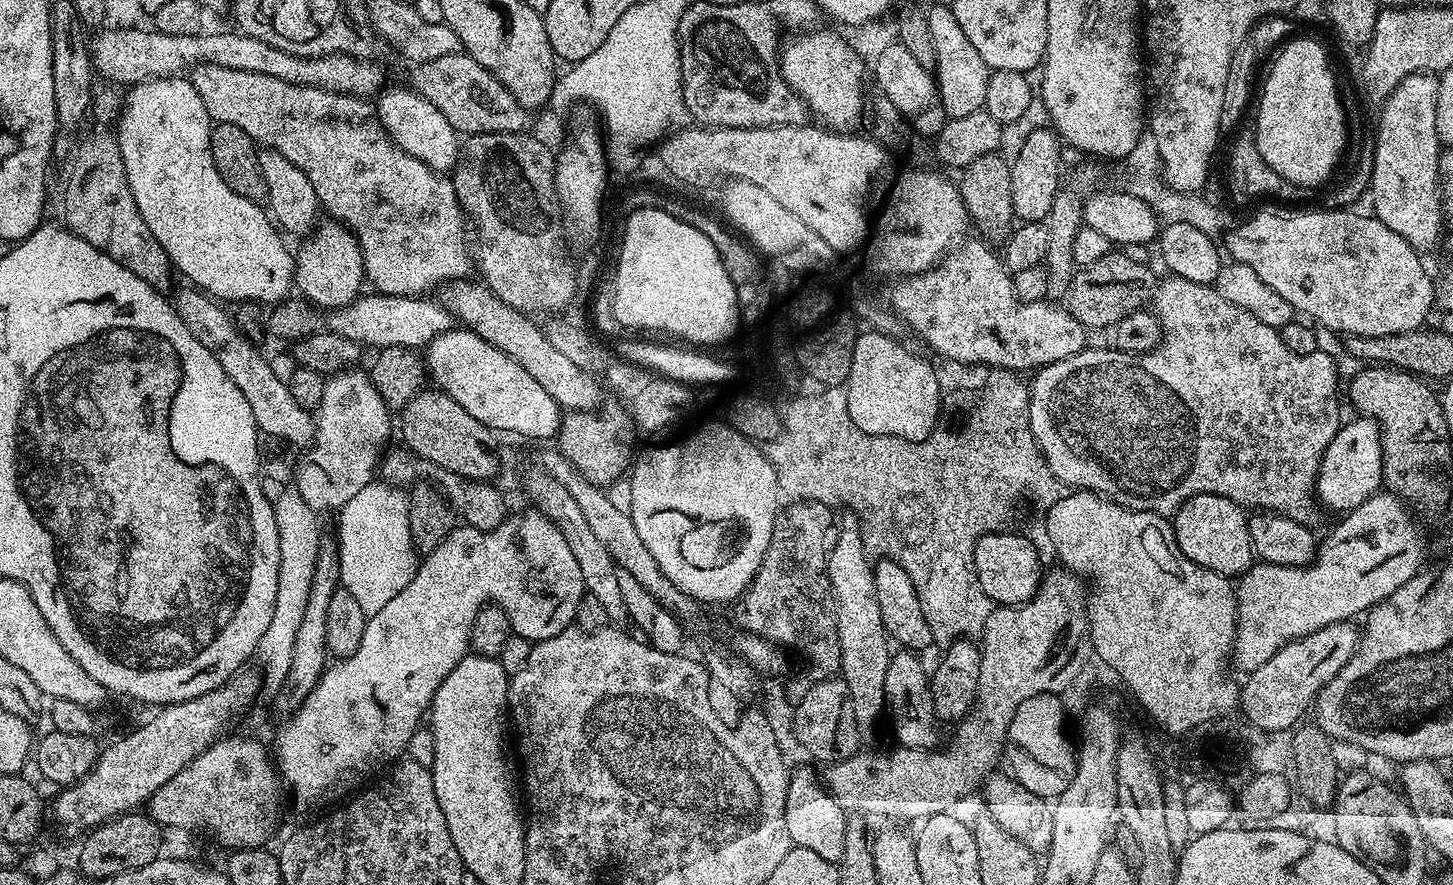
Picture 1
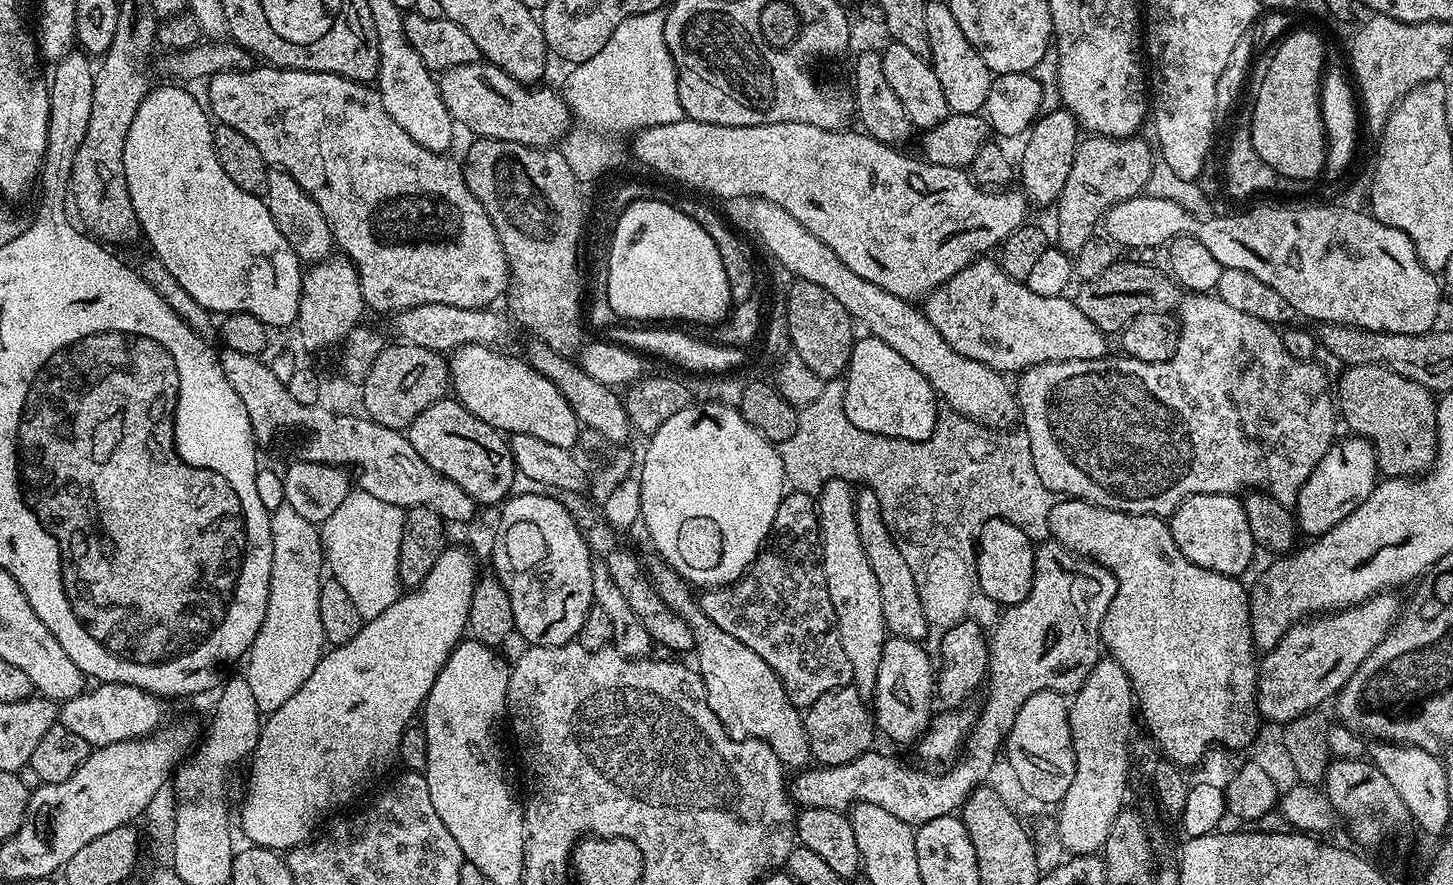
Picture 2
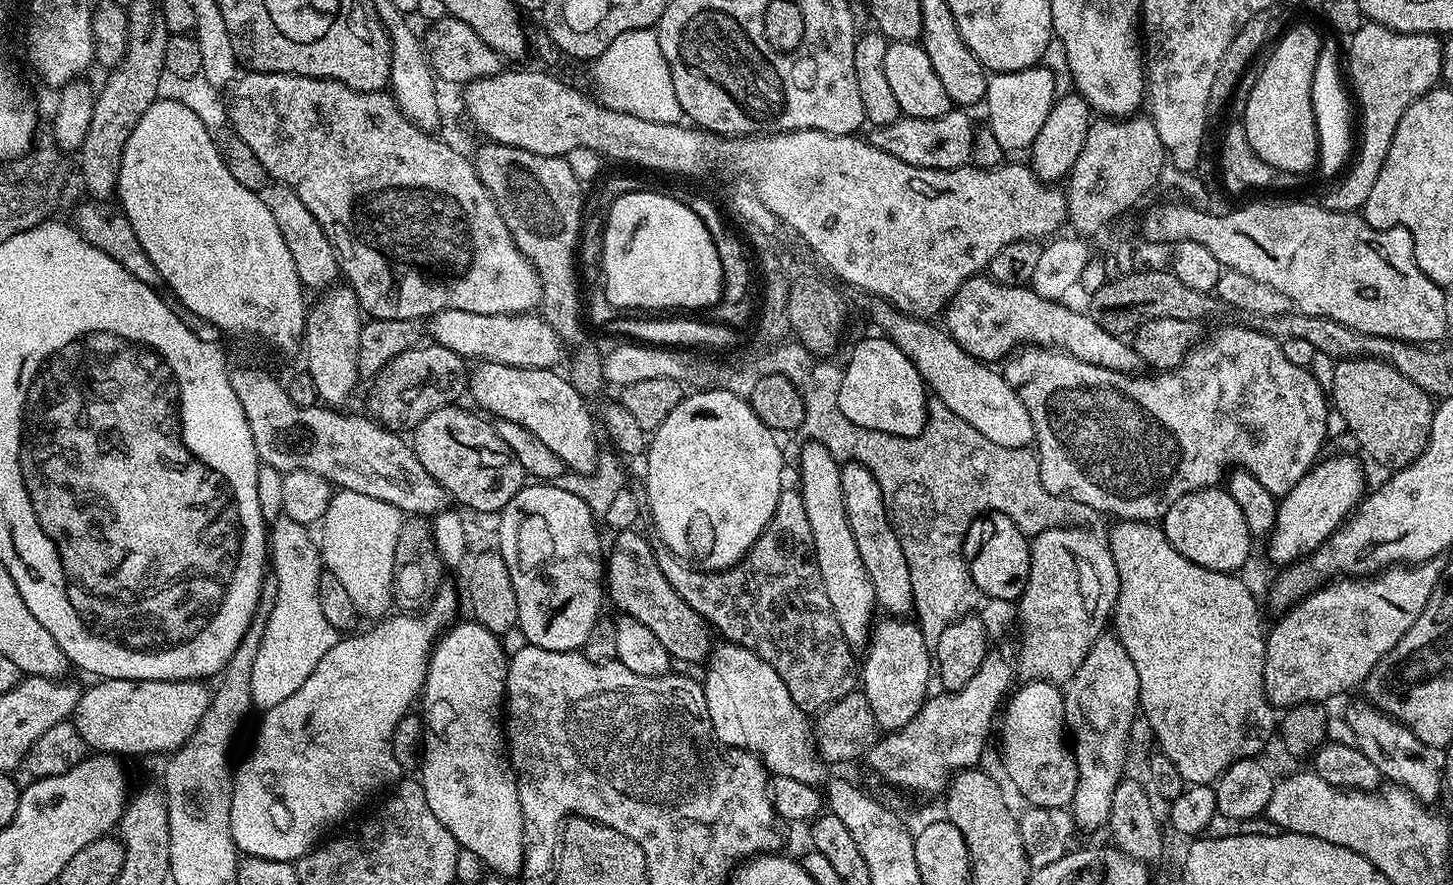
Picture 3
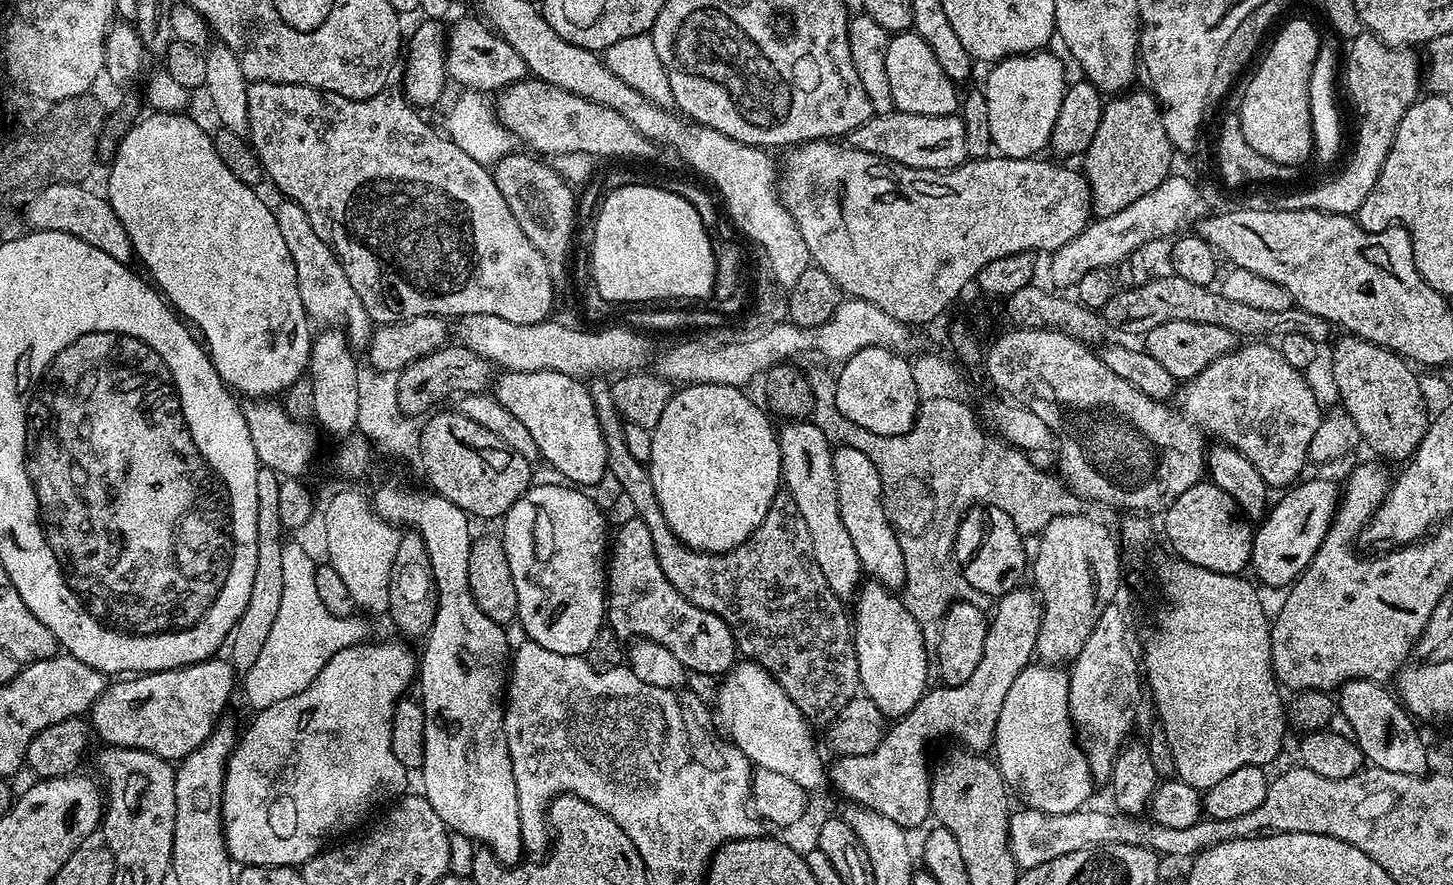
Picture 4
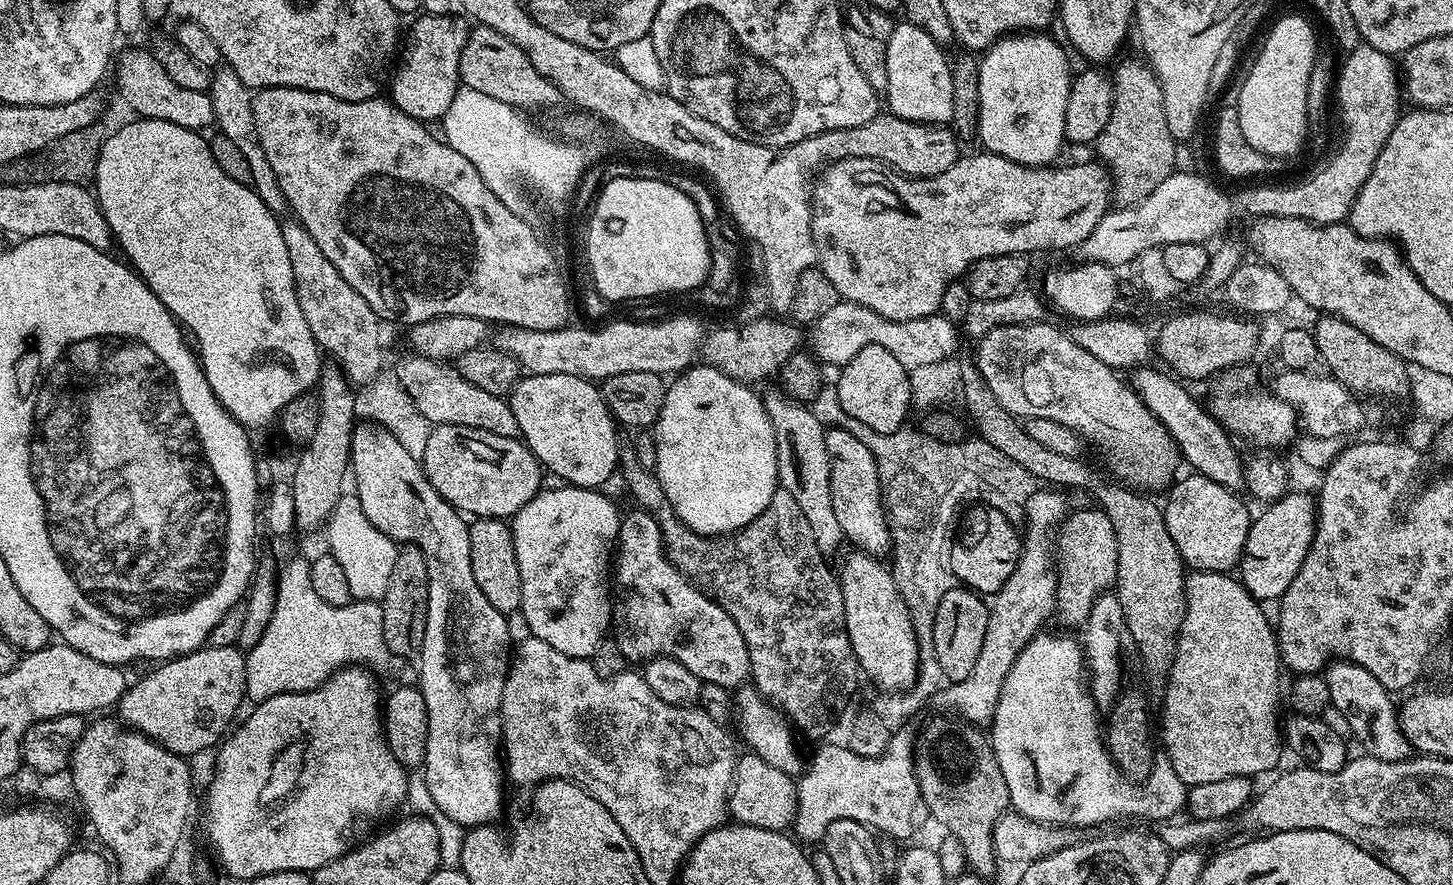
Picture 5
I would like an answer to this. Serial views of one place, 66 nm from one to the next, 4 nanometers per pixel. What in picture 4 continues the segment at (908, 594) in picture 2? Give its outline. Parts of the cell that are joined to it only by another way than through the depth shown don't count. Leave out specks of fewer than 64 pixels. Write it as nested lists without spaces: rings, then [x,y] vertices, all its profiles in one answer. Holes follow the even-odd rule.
[[[839,445],[833,451],[834,474],[838,482],[838,514],[842,514],[842,522],[854,542],[854,550],[858,553],[858,562],[869,577],[883,588],[900,590],[904,587],[906,562],[902,558],[902,546],[898,546],[896,532],[888,521],[884,495],[882,494],[882,478],[862,454],[862,450],[854,450],[854,446]]]

